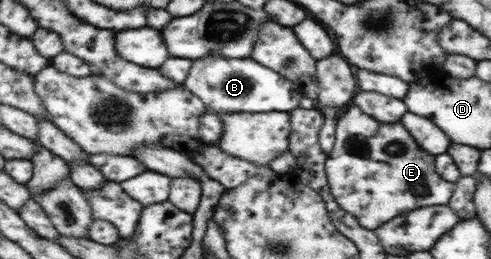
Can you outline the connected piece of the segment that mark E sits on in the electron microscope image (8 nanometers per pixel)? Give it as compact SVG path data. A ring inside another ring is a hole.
M353 105L338 114L335 142L325 161L327 180L339 206L358 218L363 228L375 230L383 223L415 209L446 205L452 197L455 183L442 179L435 170L435 155L424 151L410 132L400 123L381 123Z

